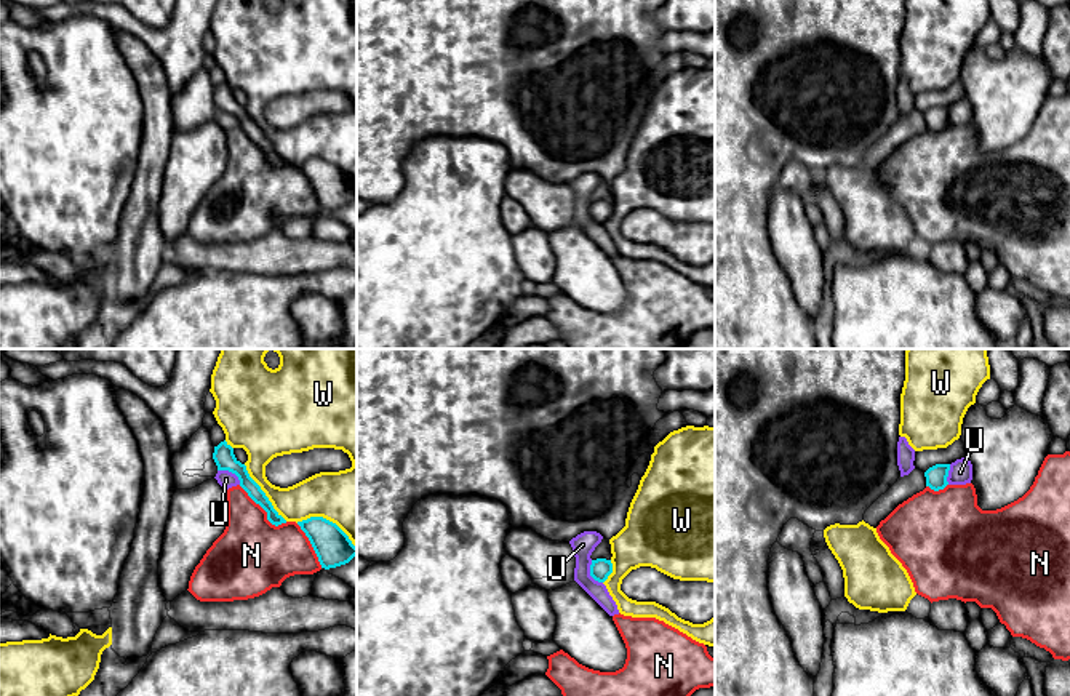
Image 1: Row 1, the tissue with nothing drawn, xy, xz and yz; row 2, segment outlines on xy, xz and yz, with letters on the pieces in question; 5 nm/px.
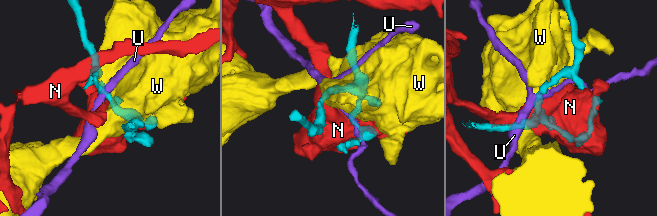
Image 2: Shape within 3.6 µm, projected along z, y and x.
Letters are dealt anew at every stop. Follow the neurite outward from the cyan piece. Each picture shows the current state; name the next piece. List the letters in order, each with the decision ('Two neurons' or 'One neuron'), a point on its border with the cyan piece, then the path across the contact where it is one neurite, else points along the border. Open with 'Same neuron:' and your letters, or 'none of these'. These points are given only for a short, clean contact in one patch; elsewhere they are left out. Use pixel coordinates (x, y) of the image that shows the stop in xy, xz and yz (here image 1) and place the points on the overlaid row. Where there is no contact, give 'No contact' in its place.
Same neuron: none of these
N: Two neurons. Touches cyan at xy (266, 511)
U: Two neurons. Touches cyan at xy (231, 471). Boundary: xy (218, 469), (227, 469), (240, 484)
W: Two neurons. Touches cyan at xy (328, 520)

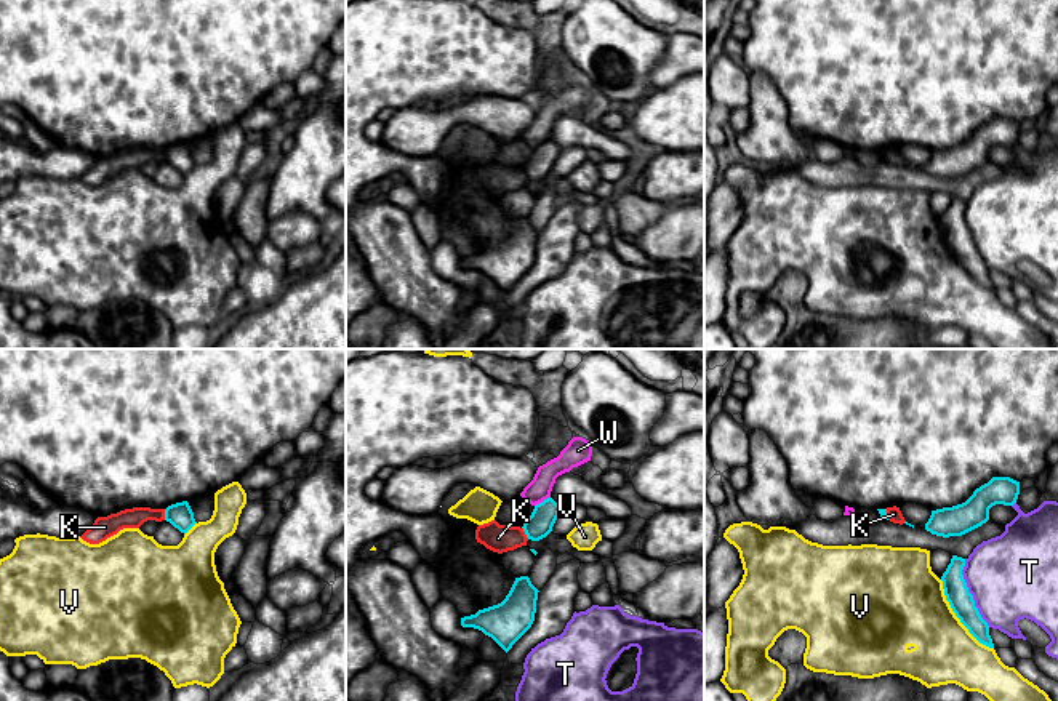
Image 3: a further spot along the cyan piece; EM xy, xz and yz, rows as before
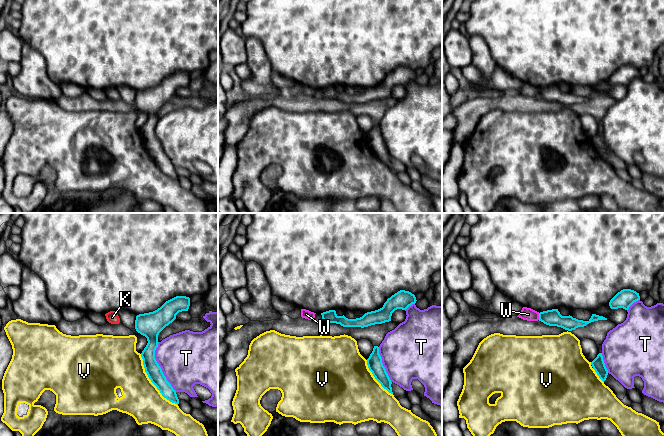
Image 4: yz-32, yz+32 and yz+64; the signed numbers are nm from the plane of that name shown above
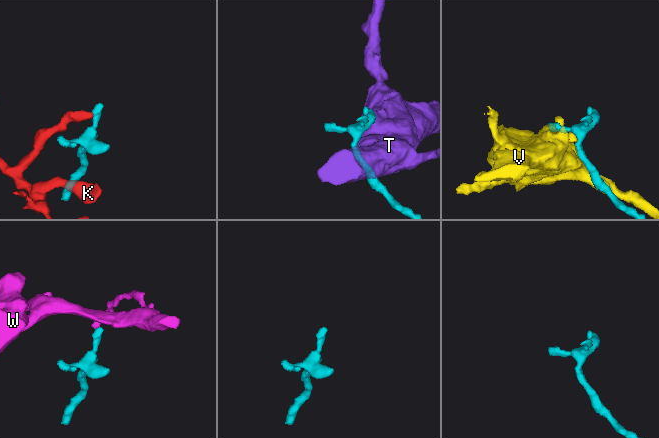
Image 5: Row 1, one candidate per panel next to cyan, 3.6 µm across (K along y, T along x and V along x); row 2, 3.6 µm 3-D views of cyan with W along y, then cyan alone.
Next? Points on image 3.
Same neuron: none of these
K: Two neurons. Touches cyan at xz (525, 533). Boundary: xz (522, 527), (528, 538)
T: Two neurons. Touches cyan at yz (969, 592)
V: Two neurons. Touches cyan at yz (957, 616)
W: Two neurons. Touches cyan at xz (543, 501). Boundary: xz (549, 496), (535, 506)

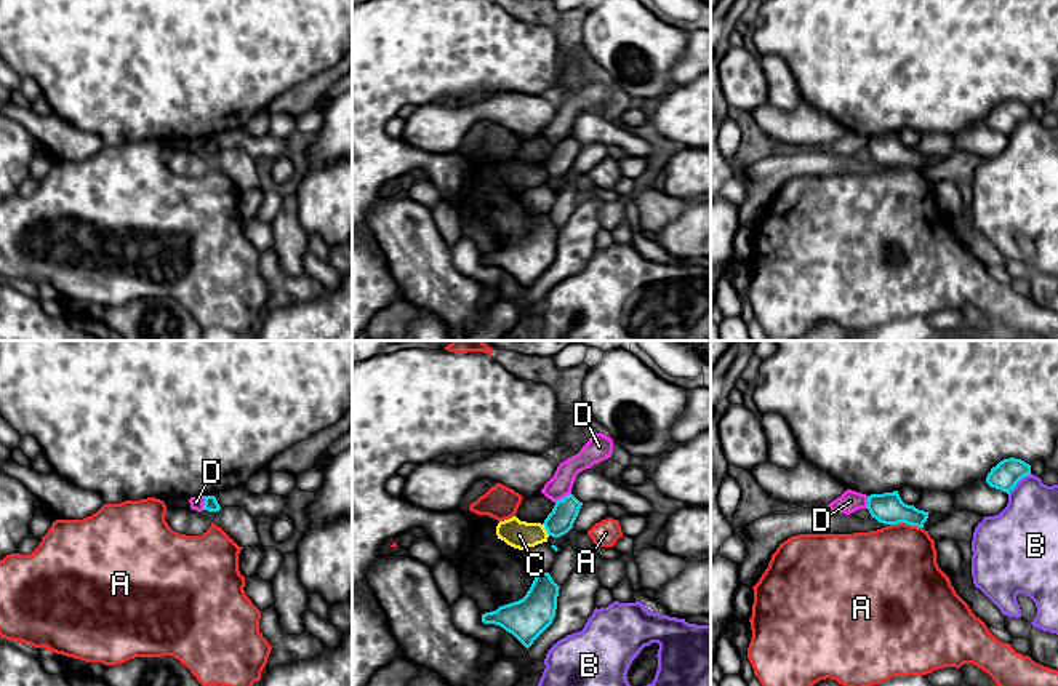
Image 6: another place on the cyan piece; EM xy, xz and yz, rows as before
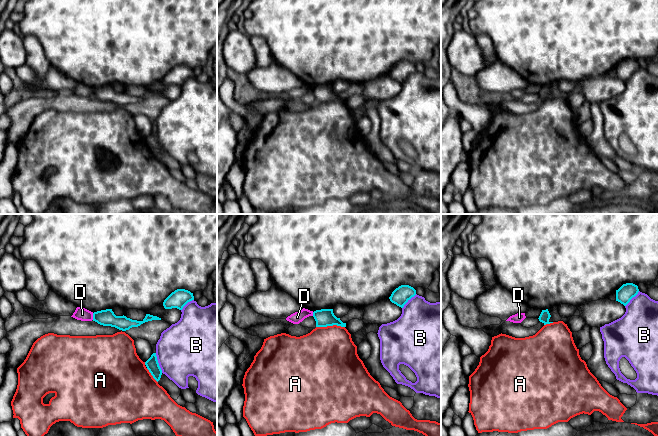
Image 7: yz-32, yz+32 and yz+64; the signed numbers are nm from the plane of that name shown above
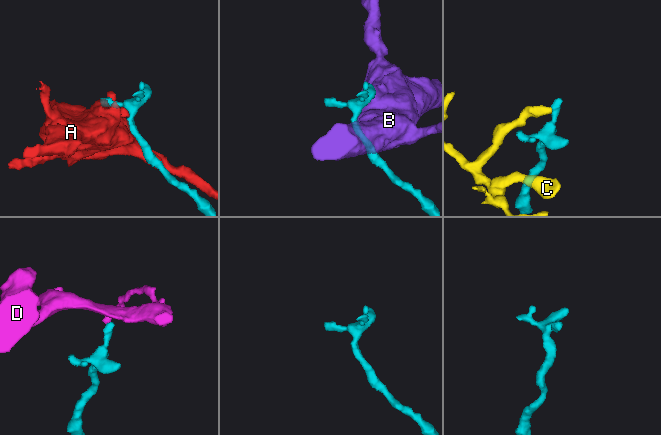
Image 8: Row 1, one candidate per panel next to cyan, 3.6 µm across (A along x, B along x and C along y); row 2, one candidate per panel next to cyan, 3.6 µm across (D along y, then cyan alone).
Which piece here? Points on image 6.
Same neuron: none of these
A: Two neurons. Touches cyan at yz (906, 523)
B: Two neurons. Touches cyan at yz (1018, 480)
C: Two neurons. Touches cyan at xz (546, 530). Boundary: xz (543, 523), (549, 534)
D: Two neurons. Touches cyan at xz (564, 498). Boundary: xz (570, 493), (556, 502)

